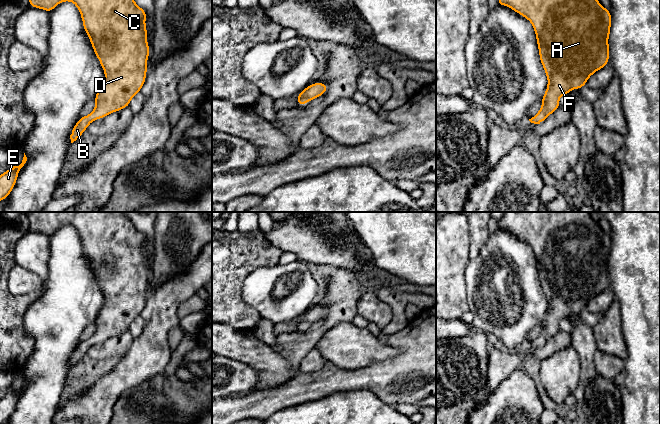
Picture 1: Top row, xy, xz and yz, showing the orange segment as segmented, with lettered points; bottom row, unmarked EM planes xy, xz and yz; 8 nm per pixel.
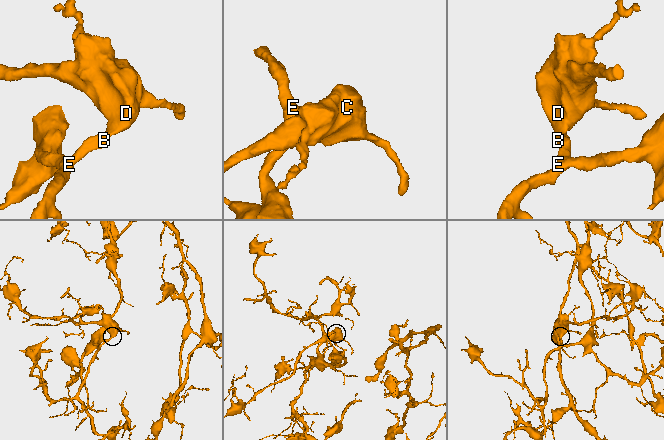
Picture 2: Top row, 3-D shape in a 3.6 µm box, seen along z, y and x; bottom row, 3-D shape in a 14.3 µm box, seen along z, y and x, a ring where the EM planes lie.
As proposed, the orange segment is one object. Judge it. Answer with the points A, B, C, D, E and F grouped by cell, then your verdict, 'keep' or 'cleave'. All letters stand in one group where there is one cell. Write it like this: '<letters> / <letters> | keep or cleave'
A B C D E F | keep

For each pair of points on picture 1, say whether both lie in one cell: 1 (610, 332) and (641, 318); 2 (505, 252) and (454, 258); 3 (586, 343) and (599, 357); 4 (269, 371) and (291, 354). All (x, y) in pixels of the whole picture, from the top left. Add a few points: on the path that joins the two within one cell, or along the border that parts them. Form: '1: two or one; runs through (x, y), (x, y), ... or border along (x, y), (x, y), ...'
1: two; border along (619, 304), (621, 330), (627, 350)
2: two; border along (471, 260), (465, 270), (465, 283)
3: two; border along (597, 349), (593, 358), (596, 373)
4: two; border along (278, 353), (293, 369), (297, 370)

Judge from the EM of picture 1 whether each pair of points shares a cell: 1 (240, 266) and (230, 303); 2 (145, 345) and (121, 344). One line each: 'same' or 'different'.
1: same
2: different

